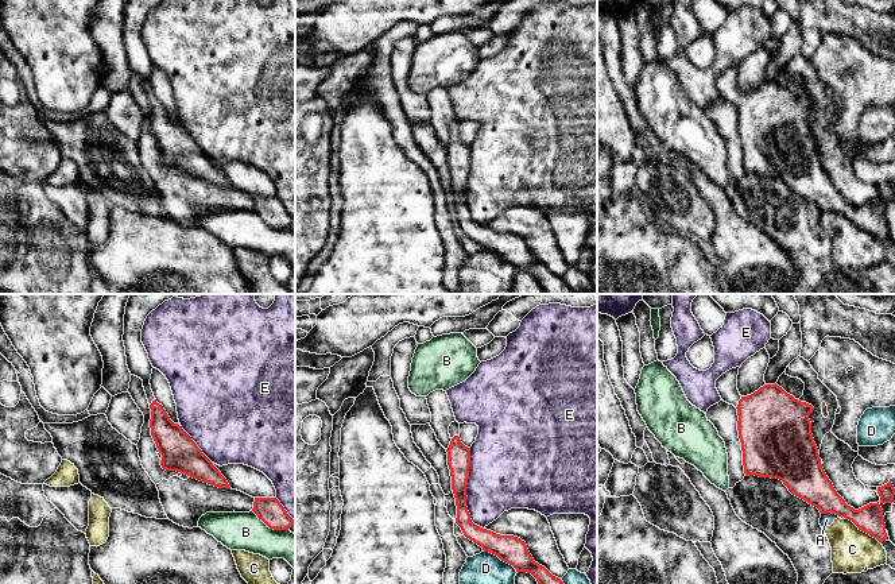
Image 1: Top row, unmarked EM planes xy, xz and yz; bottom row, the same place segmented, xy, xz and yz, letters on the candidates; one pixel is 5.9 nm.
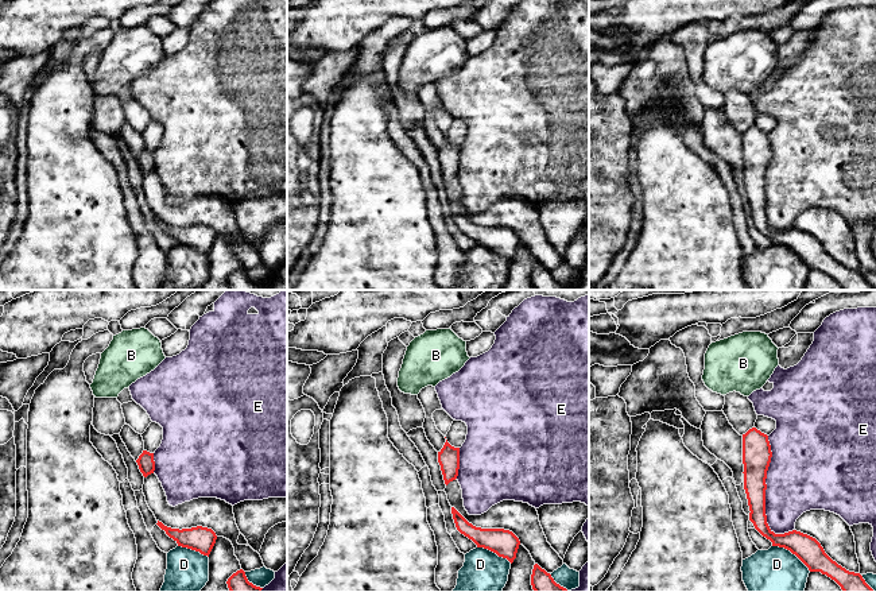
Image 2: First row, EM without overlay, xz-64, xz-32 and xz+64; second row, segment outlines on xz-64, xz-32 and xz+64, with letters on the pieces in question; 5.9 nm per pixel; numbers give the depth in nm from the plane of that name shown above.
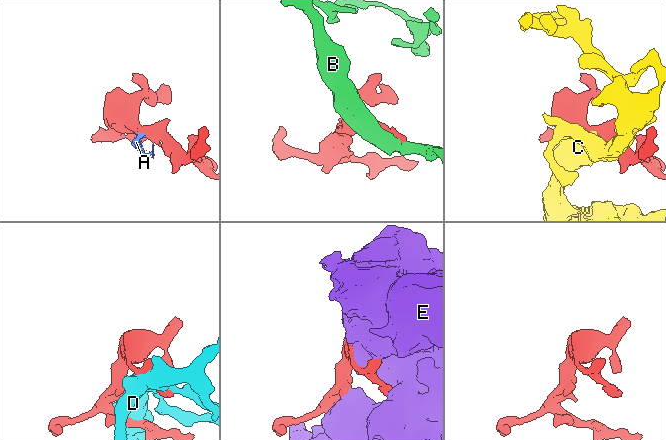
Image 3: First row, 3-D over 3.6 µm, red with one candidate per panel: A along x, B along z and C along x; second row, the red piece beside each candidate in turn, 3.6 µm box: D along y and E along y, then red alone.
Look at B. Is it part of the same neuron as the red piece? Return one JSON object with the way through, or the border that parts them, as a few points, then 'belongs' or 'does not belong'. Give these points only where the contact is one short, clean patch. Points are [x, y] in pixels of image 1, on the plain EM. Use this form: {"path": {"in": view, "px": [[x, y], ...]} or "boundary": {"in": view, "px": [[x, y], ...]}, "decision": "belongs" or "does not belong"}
{"decision": "does not belong"}

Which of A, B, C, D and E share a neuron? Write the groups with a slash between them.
A C / B / D / E

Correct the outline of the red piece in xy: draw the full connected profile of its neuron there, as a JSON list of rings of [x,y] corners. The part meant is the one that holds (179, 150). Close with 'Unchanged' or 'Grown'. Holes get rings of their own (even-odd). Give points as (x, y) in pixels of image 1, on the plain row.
[[[127,0],[124,32],[127,63],[131,73],[143,78],[151,107],[151,134],[162,152],[160,163],[166,169],[177,169],[218,186],[230,186],[226,177],[202,151],[191,135],[174,121],[151,88],[152,62],[142,40],[142,27],[147,13],[163,0]]]. Grown

